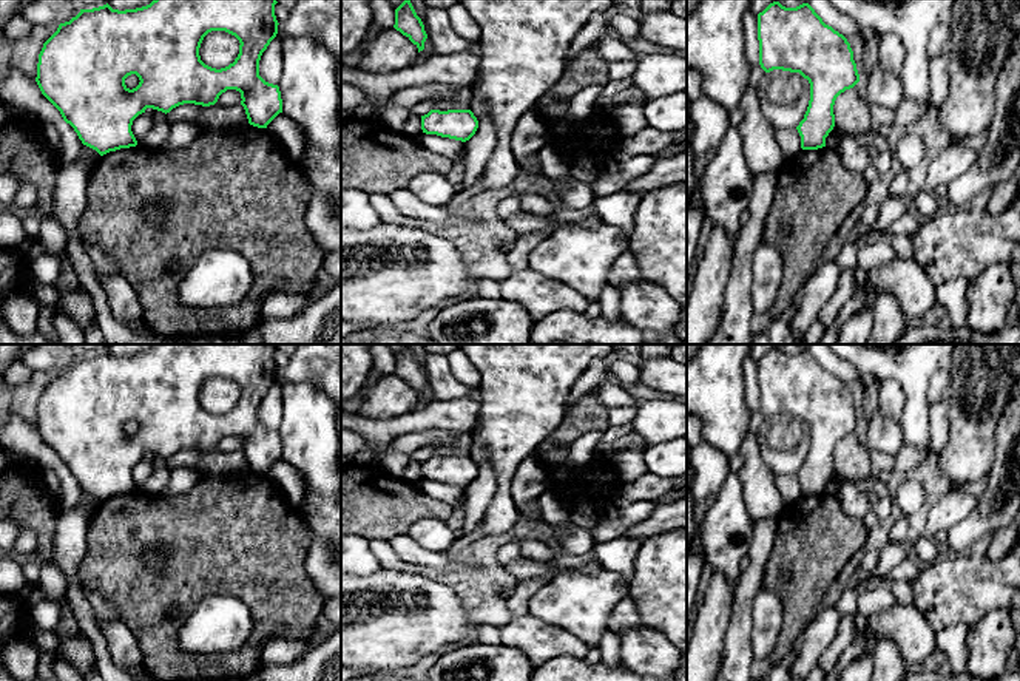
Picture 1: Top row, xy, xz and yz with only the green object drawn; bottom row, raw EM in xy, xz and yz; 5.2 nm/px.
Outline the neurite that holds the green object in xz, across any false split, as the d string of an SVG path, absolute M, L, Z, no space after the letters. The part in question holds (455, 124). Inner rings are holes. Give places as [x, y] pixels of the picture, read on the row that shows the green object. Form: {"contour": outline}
{"contour": "M431 110L421 116L421 130L455 141L469 141L478 128L478 120L471 110Z"}

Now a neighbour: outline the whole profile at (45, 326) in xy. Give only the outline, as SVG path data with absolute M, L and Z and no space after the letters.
M40 307L37 318L37 332L40 332L51 344L59 344L59 337L52 323L54 307Z

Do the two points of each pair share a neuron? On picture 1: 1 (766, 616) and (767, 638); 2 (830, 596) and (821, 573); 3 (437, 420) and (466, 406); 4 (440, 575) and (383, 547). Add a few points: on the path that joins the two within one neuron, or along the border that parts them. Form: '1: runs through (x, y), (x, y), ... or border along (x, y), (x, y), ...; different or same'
1: runs through (766, 621), (767, 633); same
2: border along (849, 561), (815, 612); different
3: runs through (445, 416), (459, 414); same
4: runs through (426, 572), (405, 567), (395, 561); same

